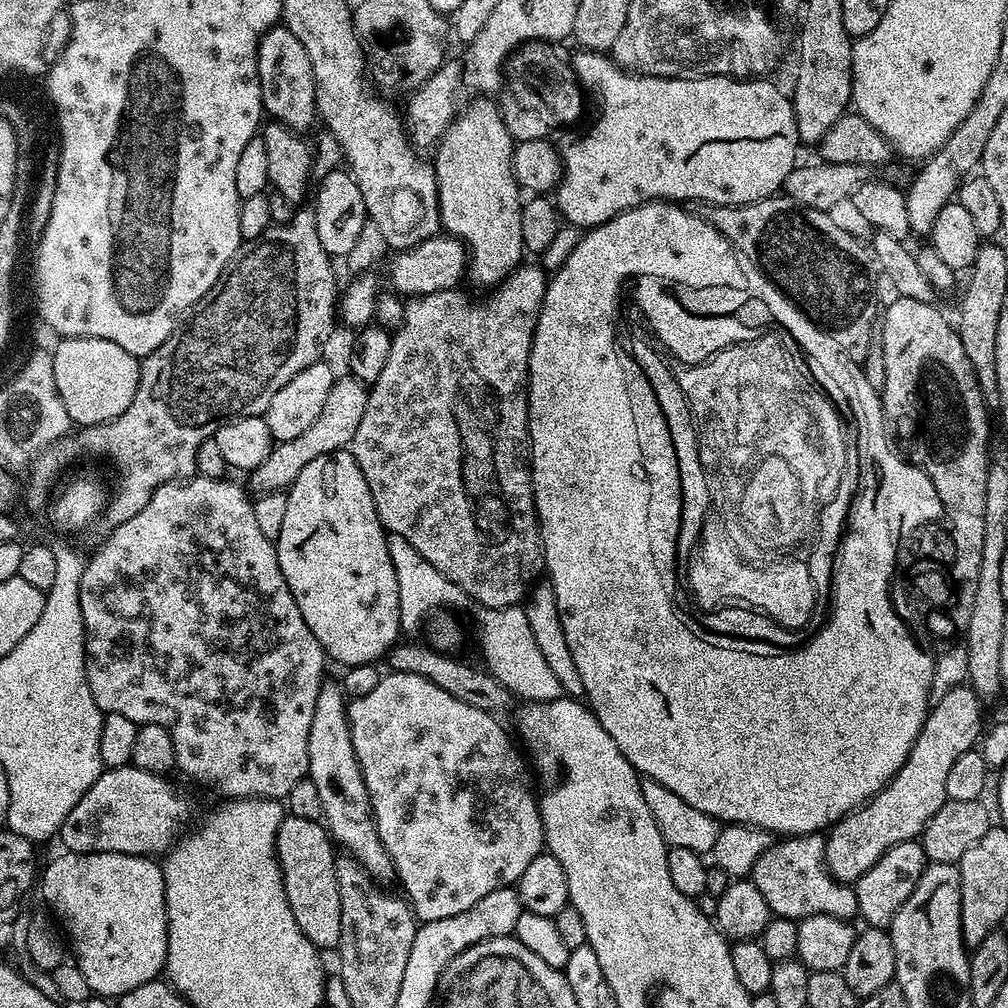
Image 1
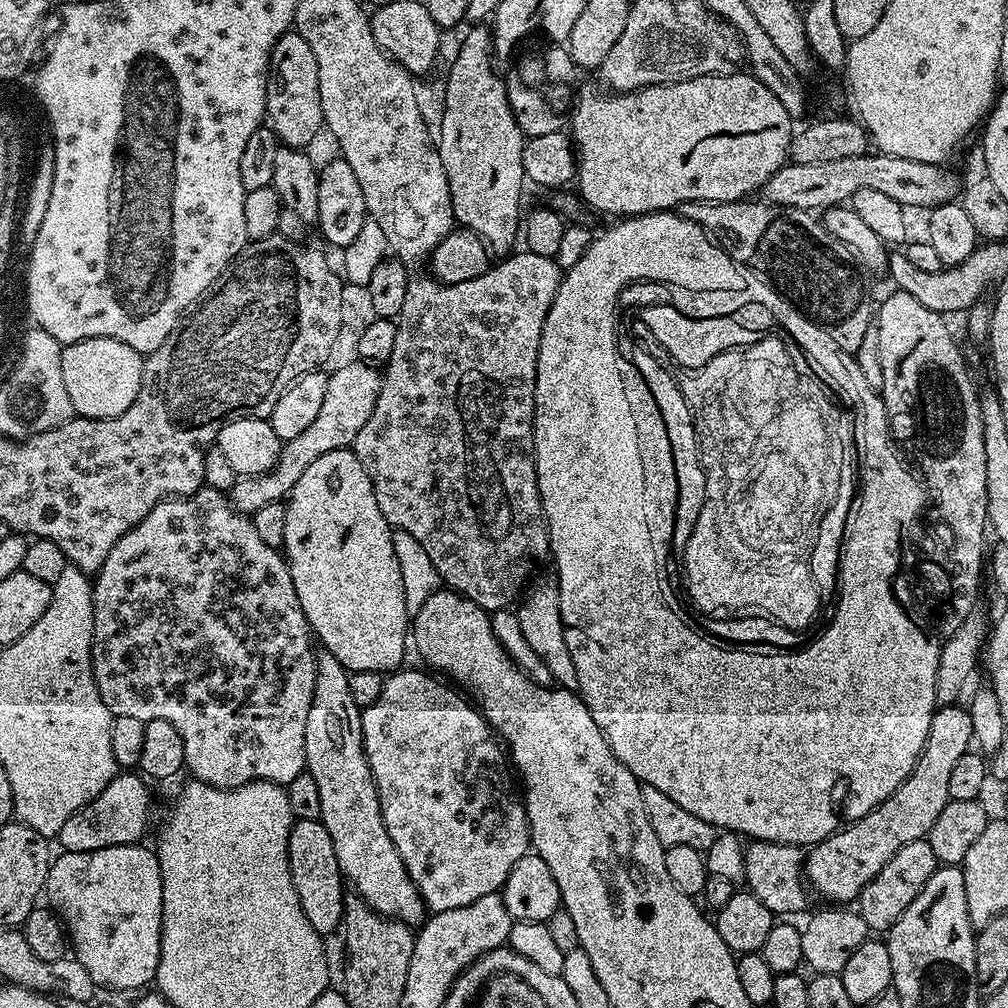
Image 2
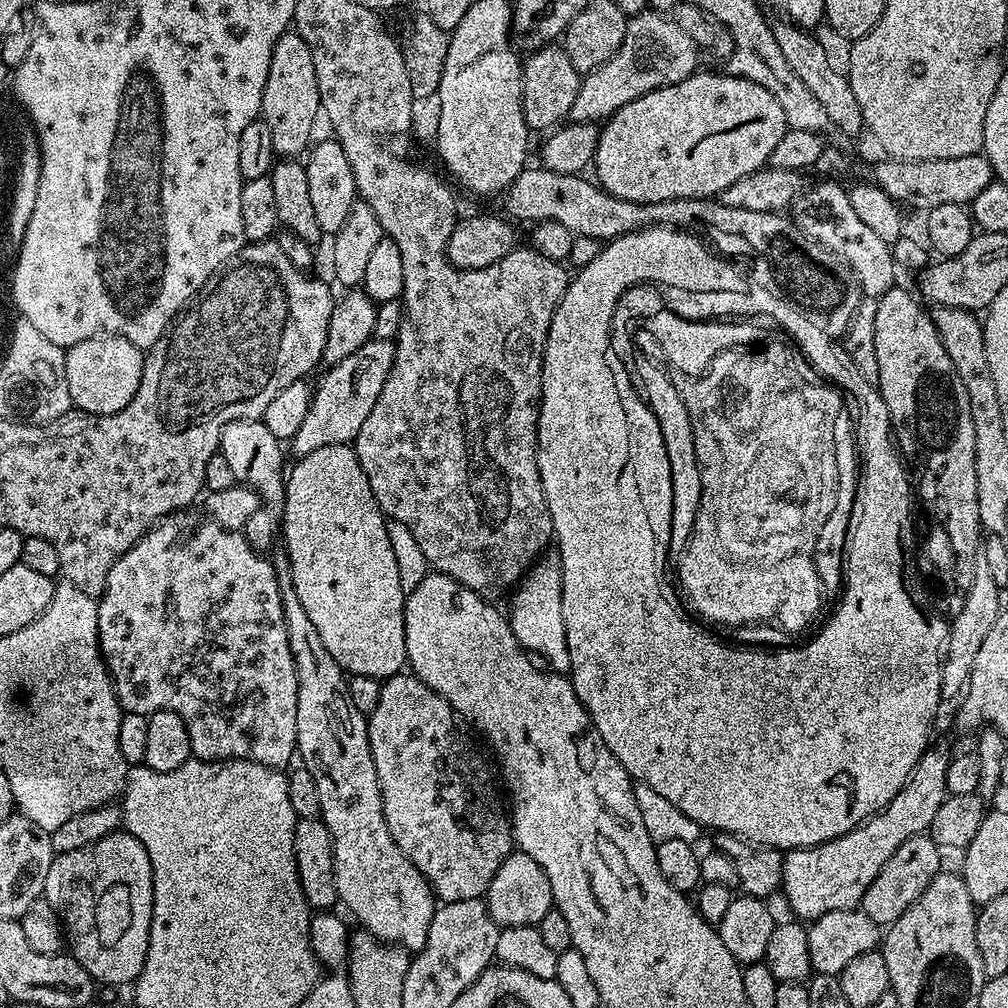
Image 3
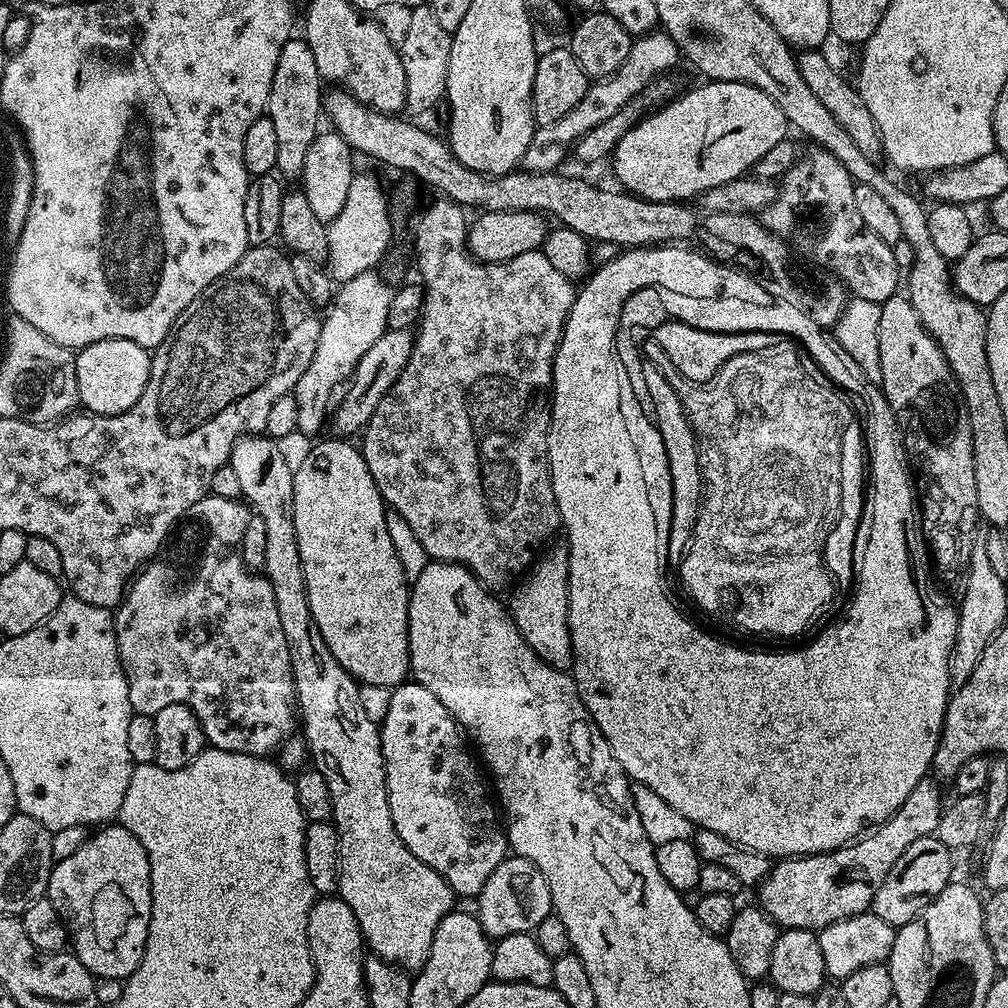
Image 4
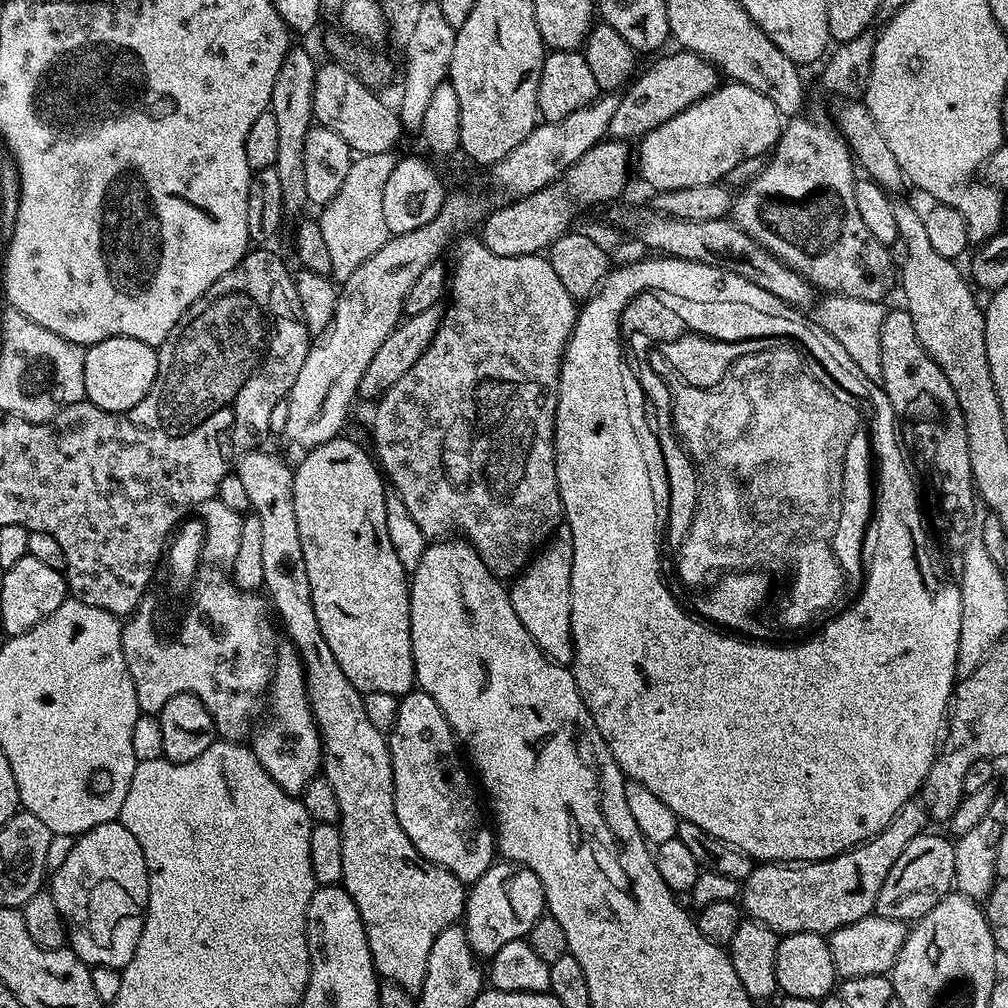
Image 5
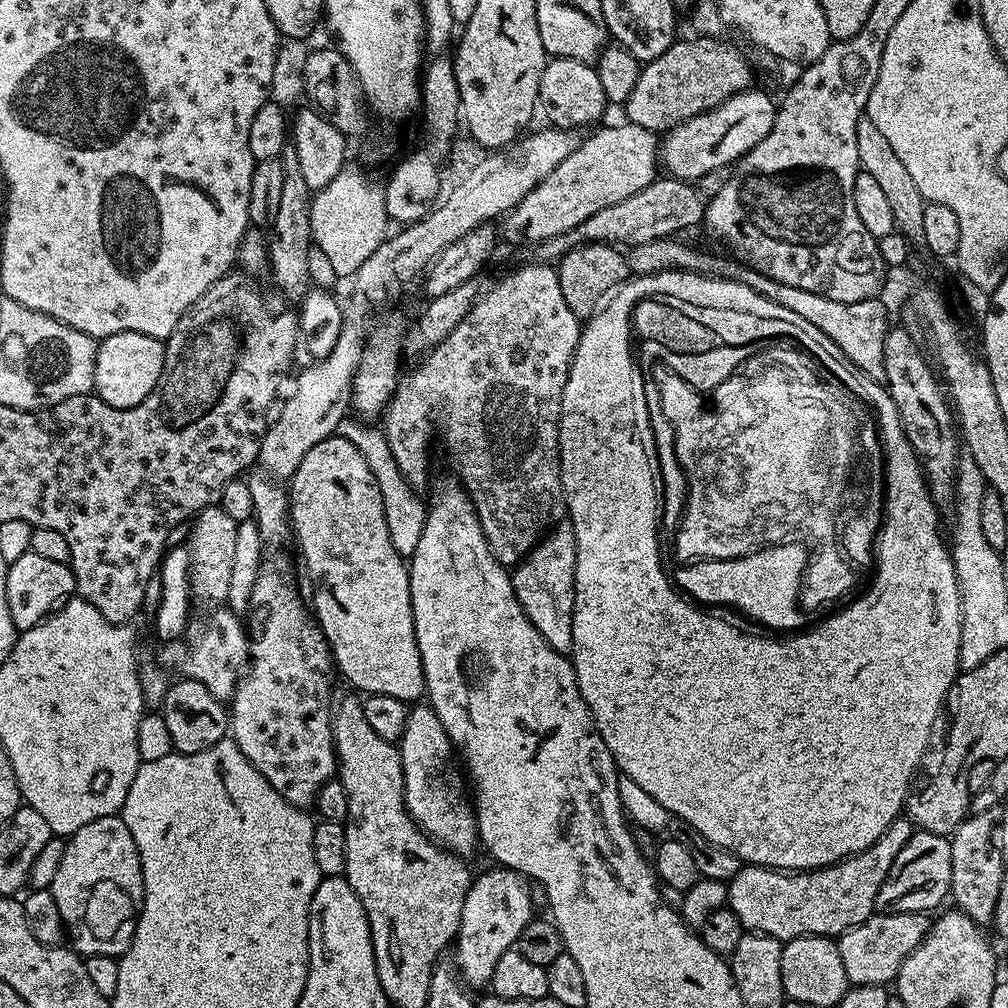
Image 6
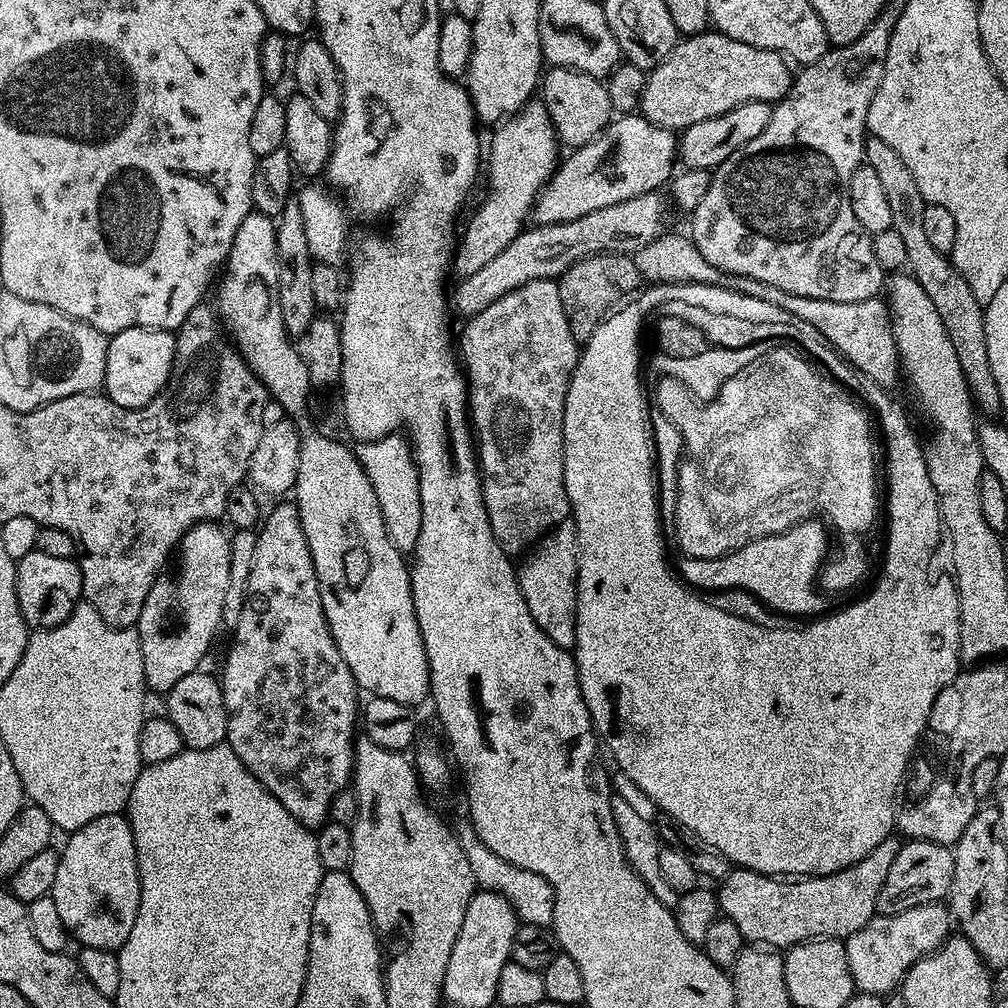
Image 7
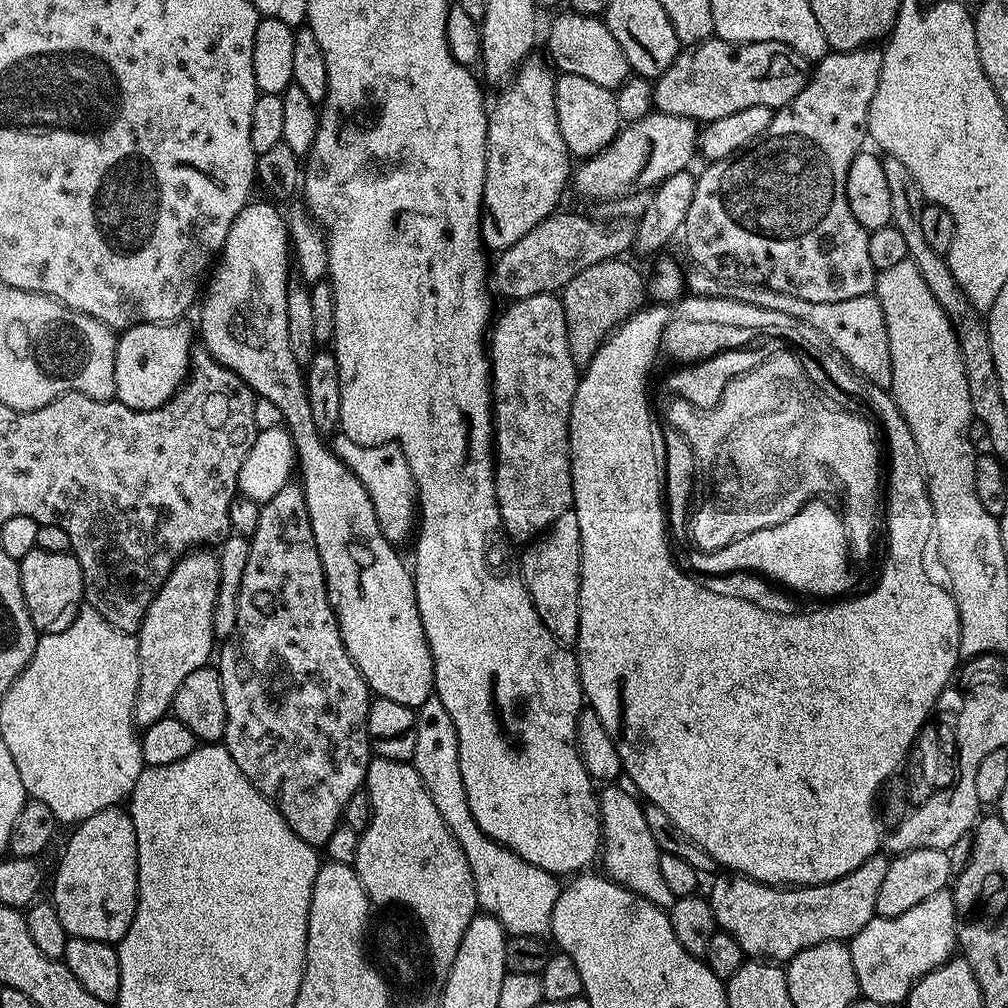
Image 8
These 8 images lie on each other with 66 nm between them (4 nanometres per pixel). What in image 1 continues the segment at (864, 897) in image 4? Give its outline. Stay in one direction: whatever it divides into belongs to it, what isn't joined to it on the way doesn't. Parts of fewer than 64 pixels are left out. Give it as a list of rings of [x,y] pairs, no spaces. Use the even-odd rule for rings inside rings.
[[[968,686],[950,690],[950,694],[942,698],[942,702],[932,704],[922,730],[898,774],[894,774],[892,781],[867,804],[860,805],[849,816],[842,817],[838,823],[832,825],[824,842],[824,855],[829,870],[840,883],[855,885],[856,880],[862,878],[862,874],[866,874],[866,870],[870,870],[870,866],[874,866],[874,862],[882,858],[882,854],[886,854],[886,850],[898,846],[898,842],[915,840],[924,833],[924,827],[930,822],[930,818],[934,818],[934,814],[938,814],[938,810],[942,810],[942,806],[949,799],[946,794],[946,777],[950,775],[954,761],[961,754],[973,751],[981,739],[980,723],[984,720],[984,712],[980,707],[982,707],[980,697]]]

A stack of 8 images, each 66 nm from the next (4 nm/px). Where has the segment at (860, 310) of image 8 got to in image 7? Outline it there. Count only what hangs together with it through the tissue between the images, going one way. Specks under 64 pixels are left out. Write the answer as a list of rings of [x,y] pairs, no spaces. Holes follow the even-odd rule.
[[[665,232],[652,242],[648,242],[646,246],[640,247],[638,251],[632,254],[635,266],[638,268],[641,279],[647,283],[696,283],[704,285],[724,285],[726,288],[746,294],[750,298],[762,298],[762,302],[770,302],[770,306],[778,306],[782,310],[792,308],[790,314],[794,314],[800,320],[803,316],[808,316],[806,323],[814,326],[814,330],[818,330],[828,340],[829,344],[848,361],[853,364],[863,376],[868,377],[876,383],[880,388],[892,390],[896,384],[896,379],[901,379],[902,369],[900,366],[900,355],[896,349],[896,339],[894,338],[894,330],[892,329],[892,313],[888,311],[888,305],[882,299],[878,304],[868,304],[868,324],[852,324],[852,320],[840,320],[840,312],[836,312],[836,308],[832,308],[831,304],[816,304],[818,298],[804,298],[796,300],[798,294],[786,294],[786,290],[778,290],[778,286],[770,286],[770,282],[760,282],[754,278],[746,278],[745,276],[734,276],[718,270],[717,267],[711,266],[706,258],[702,257],[691,237],[687,235],[671,234]]]

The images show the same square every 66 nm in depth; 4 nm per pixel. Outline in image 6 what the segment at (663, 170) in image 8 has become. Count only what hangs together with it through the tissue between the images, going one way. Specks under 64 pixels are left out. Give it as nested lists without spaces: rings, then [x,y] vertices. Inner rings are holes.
[[[627,122],[613,128],[597,127],[593,136],[584,136],[574,154],[566,154],[554,171],[546,174],[522,202],[518,202],[503,217],[502,236],[512,244],[541,244],[546,238],[574,230],[590,214],[598,214],[614,202],[626,202],[630,194],[646,190],[658,178],[658,136],[642,126]]]

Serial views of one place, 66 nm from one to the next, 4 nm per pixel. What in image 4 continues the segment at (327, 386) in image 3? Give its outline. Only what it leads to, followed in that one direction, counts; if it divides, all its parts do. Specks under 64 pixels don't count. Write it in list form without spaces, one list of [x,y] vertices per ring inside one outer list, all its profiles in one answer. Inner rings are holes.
[[[389,328],[382,334],[382,338],[378,338],[378,342],[374,342],[374,346],[370,346],[370,350],[366,350],[366,354],[362,354],[358,366],[353,370],[343,389],[344,397],[342,397],[342,392],[330,416],[330,428],[332,424],[333,430],[336,431],[333,433],[337,437],[355,437],[355,432],[357,435],[368,425],[368,419],[372,417],[374,410],[378,410],[378,402],[382,402],[382,398],[390,390],[390,386],[394,386],[398,374],[402,374],[406,362],[410,360],[413,339],[412,328],[403,328],[402,330]]]

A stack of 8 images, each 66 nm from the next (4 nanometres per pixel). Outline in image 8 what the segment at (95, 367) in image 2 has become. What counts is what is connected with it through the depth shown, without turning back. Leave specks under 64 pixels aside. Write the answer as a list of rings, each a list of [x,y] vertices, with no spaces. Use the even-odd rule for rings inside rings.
[[[184,322],[136,324],[133,328],[123,329],[116,341],[116,353],[114,354],[115,399],[139,412],[154,410],[165,404],[178,391],[190,371],[190,357],[194,351],[192,336],[194,340],[193,329],[191,332]]]

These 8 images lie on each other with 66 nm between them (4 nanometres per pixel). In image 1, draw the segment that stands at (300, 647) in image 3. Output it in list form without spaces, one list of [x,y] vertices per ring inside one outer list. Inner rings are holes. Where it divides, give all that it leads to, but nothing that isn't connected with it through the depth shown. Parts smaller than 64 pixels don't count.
[[[325,682],[320,688],[318,702],[314,706],[314,722],[310,722],[310,762],[307,779],[318,786],[322,798],[322,820],[328,835],[347,855],[361,864],[377,882],[392,880],[392,859],[378,838],[374,814],[370,806],[370,794],[364,785],[362,770],[354,754],[354,742],[348,725],[349,701],[339,683]]]

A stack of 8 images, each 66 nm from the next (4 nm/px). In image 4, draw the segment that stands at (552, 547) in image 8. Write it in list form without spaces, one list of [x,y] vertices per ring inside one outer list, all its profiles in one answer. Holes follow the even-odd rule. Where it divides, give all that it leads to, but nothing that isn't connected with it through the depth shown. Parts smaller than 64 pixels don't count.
[[[563,543],[555,544],[539,553],[538,559],[515,585],[510,611],[522,638],[526,638],[526,646],[550,666],[568,670],[572,666],[572,635],[568,625],[570,558]]]

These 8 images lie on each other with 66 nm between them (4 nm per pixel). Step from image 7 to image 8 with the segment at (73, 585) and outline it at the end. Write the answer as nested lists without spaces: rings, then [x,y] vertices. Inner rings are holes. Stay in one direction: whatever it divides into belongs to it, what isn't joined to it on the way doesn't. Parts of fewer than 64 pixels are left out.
[[[35,548],[26,558],[18,561],[20,565],[20,581],[22,594],[26,598],[26,606],[30,610],[30,618],[34,622],[37,633],[61,632],[74,622],[80,613],[84,599],[84,579],[82,566],[71,552],[50,554],[41,548]]]

